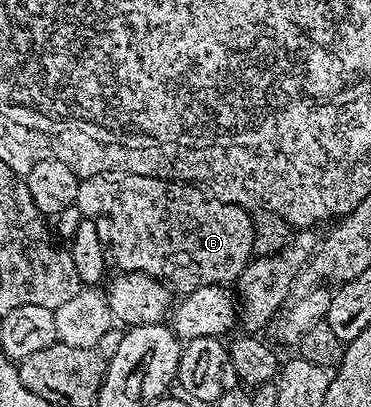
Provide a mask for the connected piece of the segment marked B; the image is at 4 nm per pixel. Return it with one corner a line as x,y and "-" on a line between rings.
112,169
86,176
78,185
75,206
82,216
100,217
99,215
105,214
109,218
109,227
113,230
111,255
112,258
113,255
117,258
121,271
138,271
170,285
178,283
181,289
192,289
212,283
232,284
254,258
253,217
246,208
237,203
225,203
221,199
210,197
200,186
189,181
126,175

